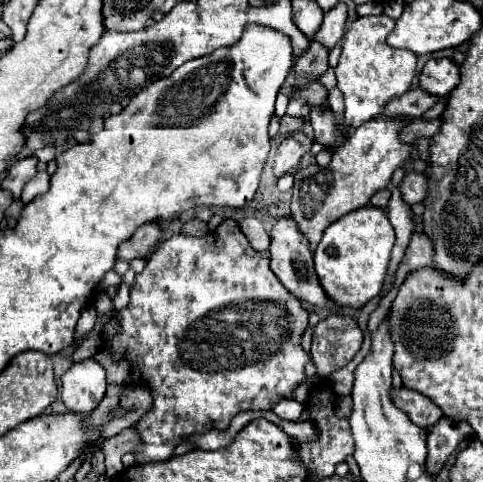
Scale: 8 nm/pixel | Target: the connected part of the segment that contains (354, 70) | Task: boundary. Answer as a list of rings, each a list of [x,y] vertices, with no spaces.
[[[381,13],[377,17],[355,19],[343,35],[341,57],[339,65],[335,67],[335,75],[337,87],[343,93],[345,101],[345,123],[353,129],[357,129],[357,125],[363,125],[371,117],[377,117],[391,97],[403,95],[409,89],[415,77],[417,57],[405,49],[389,47],[385,41],[393,27],[395,21]]]

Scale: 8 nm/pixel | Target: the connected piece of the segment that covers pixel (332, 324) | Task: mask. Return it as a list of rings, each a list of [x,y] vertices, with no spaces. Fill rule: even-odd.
[[[329,315],[321,319],[313,329],[311,361],[317,367],[317,375],[327,377],[333,371],[345,367],[361,349],[363,333],[357,319],[351,315]]]

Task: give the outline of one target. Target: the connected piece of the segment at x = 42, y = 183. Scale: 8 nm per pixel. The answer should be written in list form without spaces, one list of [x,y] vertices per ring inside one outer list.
[[[39,171],[23,189],[23,195],[21,195],[21,201],[23,203],[29,203],[33,201],[37,195],[45,193],[49,189],[49,175],[45,171]]]

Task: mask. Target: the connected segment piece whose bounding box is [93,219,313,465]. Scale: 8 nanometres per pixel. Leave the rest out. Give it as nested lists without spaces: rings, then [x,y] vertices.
[[[229,219],[223,225],[219,225],[213,235],[207,237],[187,237],[187,235],[177,235],[171,237],[169,241],[161,243],[157,251],[153,251],[153,255],[149,257],[145,269],[135,277],[135,283],[131,285],[131,299],[129,305],[121,311],[115,311],[113,317],[119,323],[119,331],[115,333],[115,337],[105,339],[99,347],[99,351],[95,353],[95,361],[99,365],[103,365],[103,369],[107,371],[107,383],[109,385],[128,385],[127,383],[142,382],[149,387],[151,395],[153,395],[153,405],[151,409],[137,421],[135,431],[139,435],[141,445],[133,451],[135,455],[135,463],[137,465],[147,465],[147,463],[163,463],[169,461],[173,457],[175,447],[181,443],[181,439],[191,437],[191,435],[199,435],[205,433],[209,429],[227,429],[229,421],[241,413],[241,411],[263,411],[263,409],[271,409],[273,403],[277,403],[279,399],[291,397],[291,391],[299,385],[299,383],[313,383],[313,379],[307,379],[303,373],[305,363],[309,361],[309,355],[301,349],[301,335],[307,329],[307,321],[309,321],[309,313],[305,311],[303,303],[293,297],[283,285],[281,281],[277,281],[277,277],[273,275],[273,271],[269,269],[269,253],[267,251],[255,251],[247,237],[241,233],[239,225]]]

